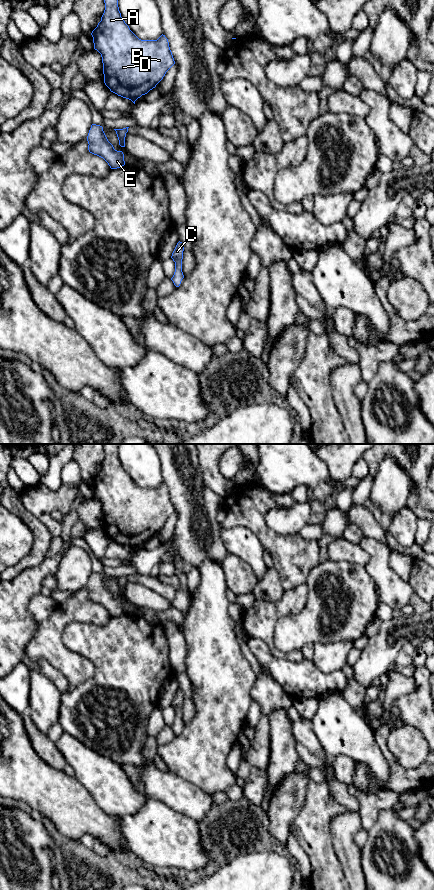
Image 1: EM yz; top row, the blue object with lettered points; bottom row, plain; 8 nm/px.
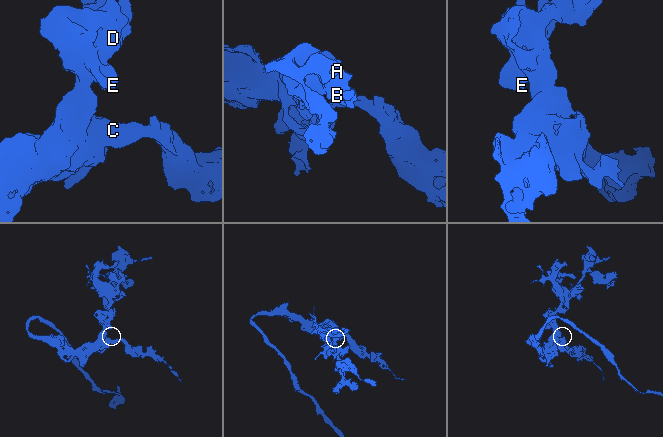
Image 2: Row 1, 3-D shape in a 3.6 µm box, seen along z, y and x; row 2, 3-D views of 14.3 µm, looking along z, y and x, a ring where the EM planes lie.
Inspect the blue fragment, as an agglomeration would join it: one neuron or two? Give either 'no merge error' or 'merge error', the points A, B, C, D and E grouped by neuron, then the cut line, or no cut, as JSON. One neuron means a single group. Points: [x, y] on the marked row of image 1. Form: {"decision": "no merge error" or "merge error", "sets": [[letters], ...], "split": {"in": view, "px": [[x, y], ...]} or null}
{"decision": "no merge error", "sets": [["A", "B", "C", "D", "E"]], "split": null}

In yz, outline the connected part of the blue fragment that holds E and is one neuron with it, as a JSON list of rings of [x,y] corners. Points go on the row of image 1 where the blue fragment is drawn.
[[[92,124],[87,141],[89,152],[103,158],[111,169],[117,169],[125,165],[123,152],[114,149],[108,141],[102,126]]]

